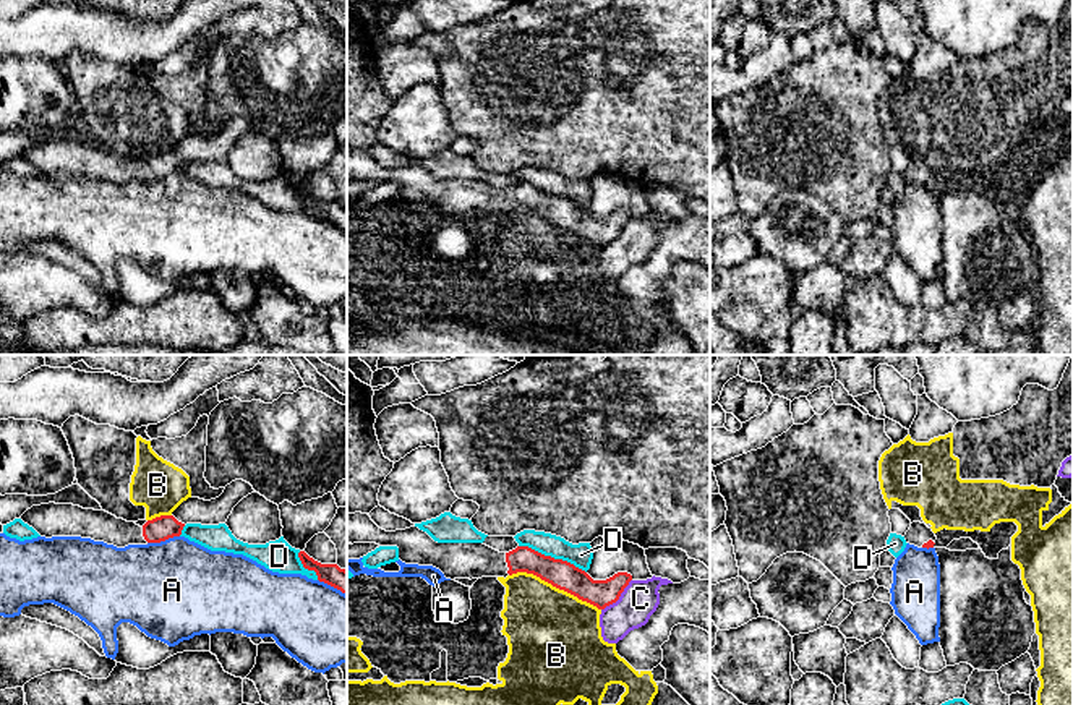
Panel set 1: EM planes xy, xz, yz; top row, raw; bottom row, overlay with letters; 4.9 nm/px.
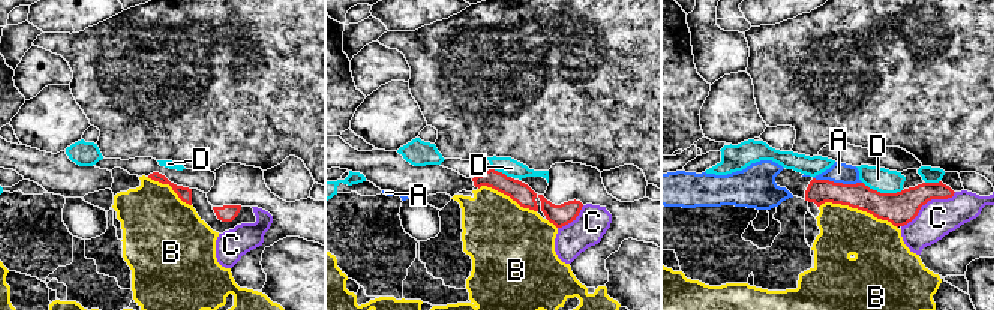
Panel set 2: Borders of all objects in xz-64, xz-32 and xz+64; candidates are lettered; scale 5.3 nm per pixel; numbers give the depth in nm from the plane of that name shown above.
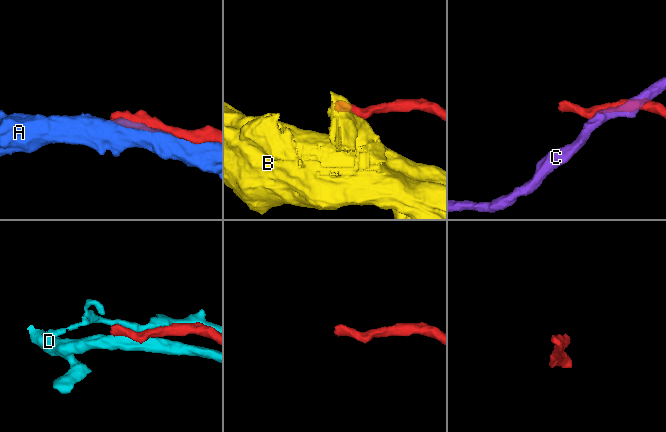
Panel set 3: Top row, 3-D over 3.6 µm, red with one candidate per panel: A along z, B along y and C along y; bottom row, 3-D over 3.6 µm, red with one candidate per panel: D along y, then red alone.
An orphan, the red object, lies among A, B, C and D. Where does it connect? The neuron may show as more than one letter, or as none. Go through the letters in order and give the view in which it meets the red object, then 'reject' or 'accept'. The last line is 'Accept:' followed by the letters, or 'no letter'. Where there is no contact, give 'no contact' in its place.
A: contact in xy; reject
B: contact in xz; reject
C: contact in xz; reject
D: contact in xz; reject
Accept: no letter

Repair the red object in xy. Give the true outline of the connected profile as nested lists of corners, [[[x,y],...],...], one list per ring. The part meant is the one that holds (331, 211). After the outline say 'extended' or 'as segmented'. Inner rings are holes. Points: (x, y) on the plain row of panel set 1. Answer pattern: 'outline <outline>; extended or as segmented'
outline [[[305,188],[298,190],[305,206],[314,207],[319,219],[324,219],[347,232],[347,207],[337,201],[321,201],[310,194]]]; as segmented

